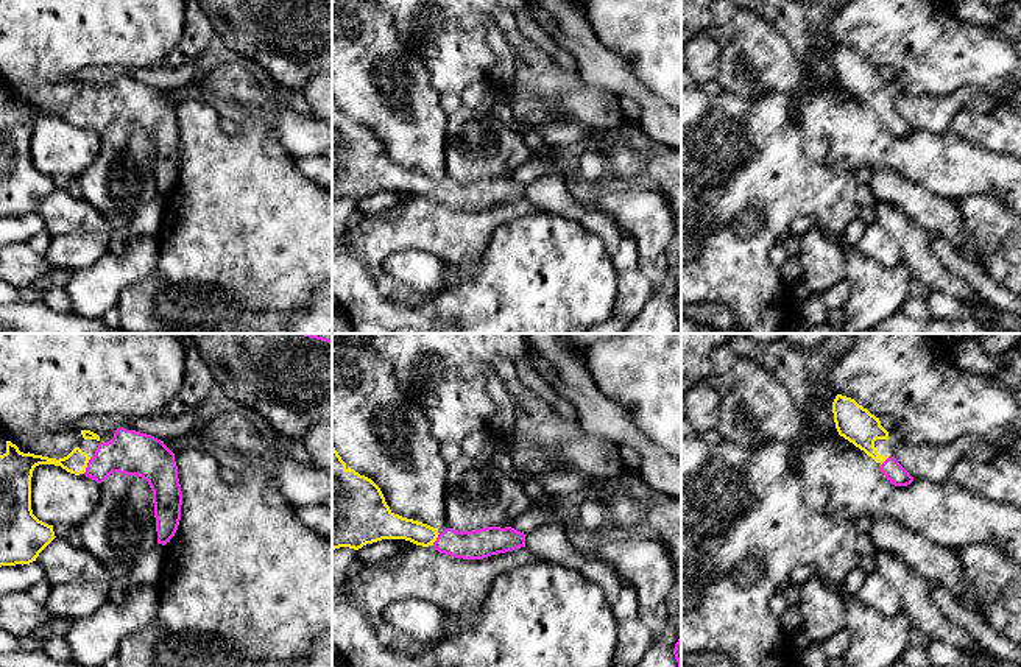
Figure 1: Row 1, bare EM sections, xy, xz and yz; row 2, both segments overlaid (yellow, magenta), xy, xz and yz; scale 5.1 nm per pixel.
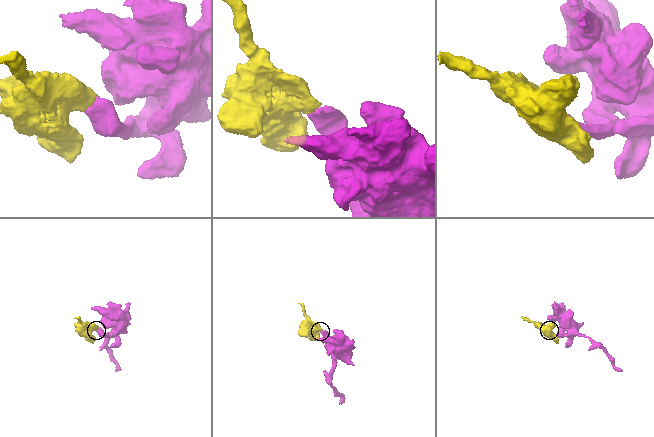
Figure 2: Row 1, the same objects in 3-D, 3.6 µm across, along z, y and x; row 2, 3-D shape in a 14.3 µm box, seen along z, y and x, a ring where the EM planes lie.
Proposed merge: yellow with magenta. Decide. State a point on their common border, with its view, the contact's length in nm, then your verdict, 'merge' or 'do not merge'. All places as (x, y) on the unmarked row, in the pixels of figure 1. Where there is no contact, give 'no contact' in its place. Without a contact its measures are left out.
xy (86, 117) | 90 nm | merge

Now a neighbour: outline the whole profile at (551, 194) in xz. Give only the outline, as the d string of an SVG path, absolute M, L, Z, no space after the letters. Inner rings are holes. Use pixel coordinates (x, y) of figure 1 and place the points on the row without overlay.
M546 175L525 185L525 198L542 212L552 212L578 221L591 234L597 235L614 256L622 242L622 229L616 220L594 206L580 204L569 192L566 179L560 175Z

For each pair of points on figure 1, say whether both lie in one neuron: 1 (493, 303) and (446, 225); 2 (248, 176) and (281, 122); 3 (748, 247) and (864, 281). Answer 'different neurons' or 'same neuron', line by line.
1: different neurons
2: different neurons
3: different neurons

